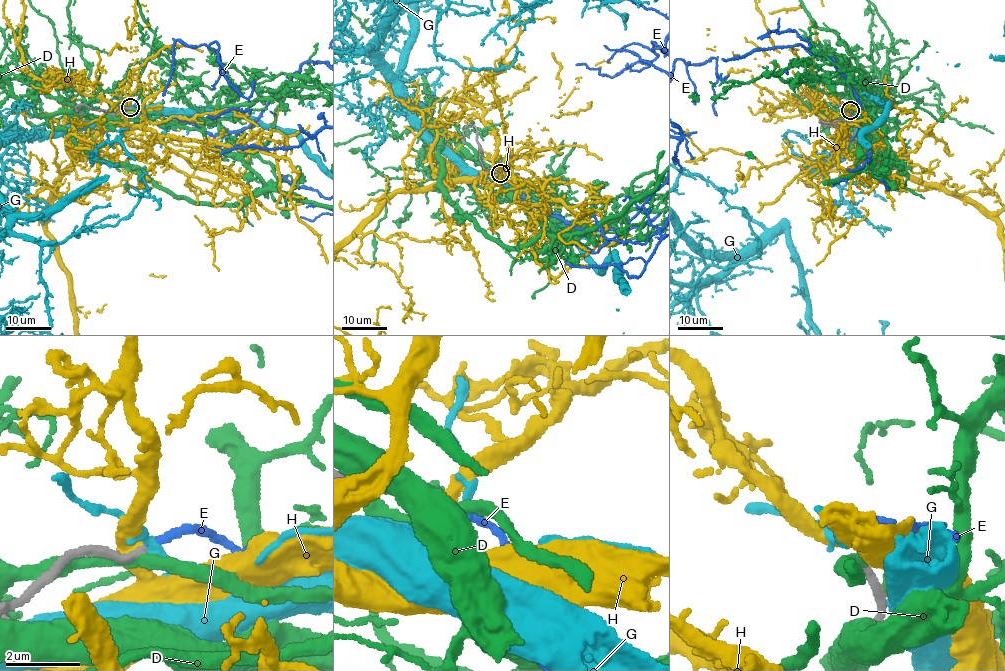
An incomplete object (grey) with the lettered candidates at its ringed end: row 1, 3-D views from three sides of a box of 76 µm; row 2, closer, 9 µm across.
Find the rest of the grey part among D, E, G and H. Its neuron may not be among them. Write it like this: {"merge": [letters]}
{"merge": ["E"]}

